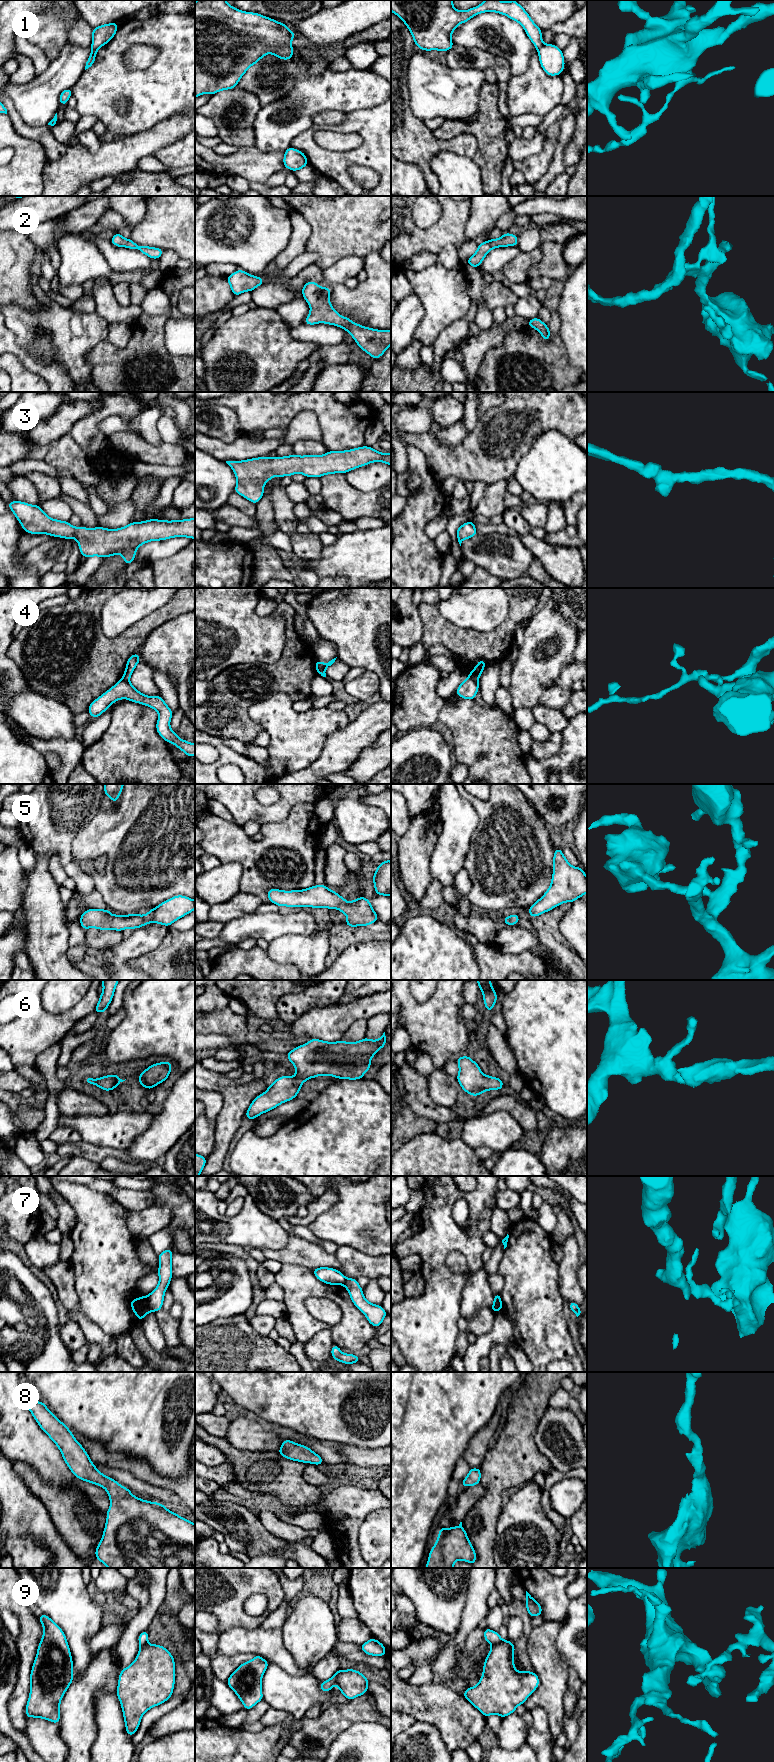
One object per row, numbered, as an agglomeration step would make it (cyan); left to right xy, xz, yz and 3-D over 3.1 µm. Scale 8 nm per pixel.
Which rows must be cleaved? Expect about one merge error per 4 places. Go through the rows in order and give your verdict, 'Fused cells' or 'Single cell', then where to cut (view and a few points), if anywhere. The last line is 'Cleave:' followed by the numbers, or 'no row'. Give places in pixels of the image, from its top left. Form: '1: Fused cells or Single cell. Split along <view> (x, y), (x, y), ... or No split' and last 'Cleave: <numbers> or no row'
1: Fused cells. Split along xy (92, 47), (98, 48)
2: Single cell. No split
3: Single cell. No split
4: Fused cells. Split along yz (469, 676), (477, 681)
5: Single cell. No split
6: Single cell. No split
7: Fused cells. Split along xy (146, 1297), (150, 1310)
8: Single cell. No split
9: Fused cells. Split along yz (503, 1640), (492, 1646)
Cleave: 1, 4, 7, 9

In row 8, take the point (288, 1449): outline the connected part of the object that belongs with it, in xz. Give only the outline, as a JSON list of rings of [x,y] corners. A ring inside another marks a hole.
[[[283,1440],[281,1448],[276,1452],[289,1460],[311,1463],[314,1465],[324,1464],[323,1459],[309,1447],[302,1444],[296,1444],[291,1440]]]

